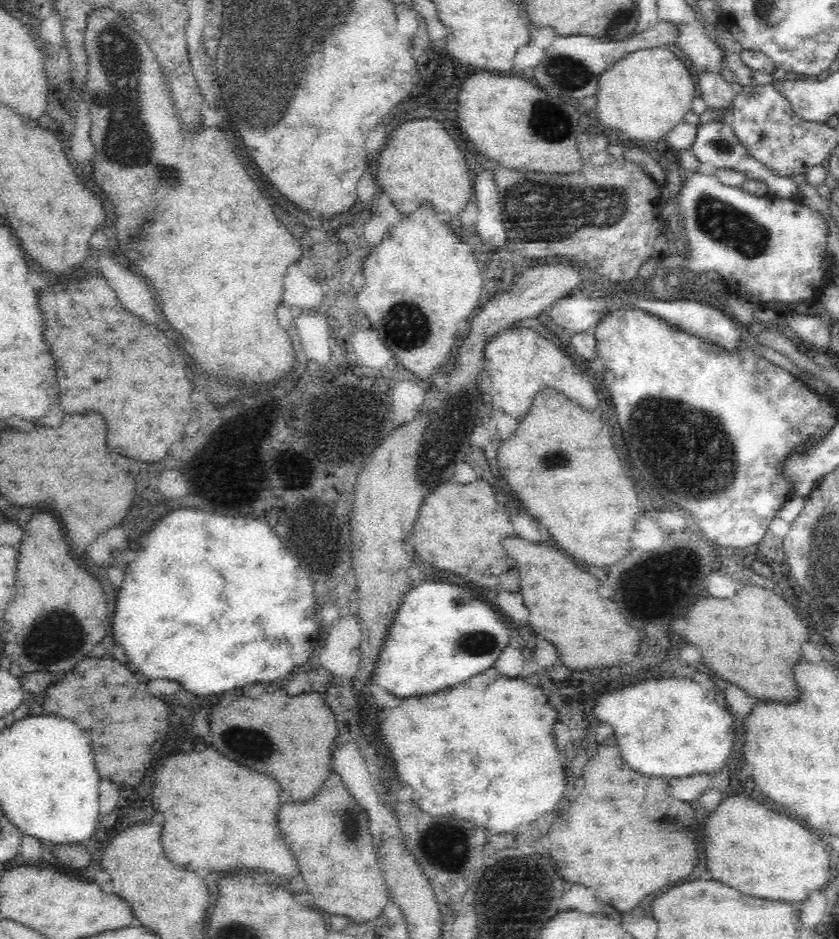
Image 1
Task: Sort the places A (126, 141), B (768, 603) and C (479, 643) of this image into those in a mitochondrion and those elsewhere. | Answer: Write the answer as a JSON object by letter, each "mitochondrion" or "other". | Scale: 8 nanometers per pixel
{"A":"mitochondrion","B":"other","C":"mitochondrion"}

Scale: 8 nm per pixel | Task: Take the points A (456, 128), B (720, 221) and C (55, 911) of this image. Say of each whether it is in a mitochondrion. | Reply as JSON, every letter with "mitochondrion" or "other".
{"A":"other","B":"mitochondrion","C":"other"}

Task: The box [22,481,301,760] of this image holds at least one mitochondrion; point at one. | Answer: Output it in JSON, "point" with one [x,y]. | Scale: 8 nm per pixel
{"point":[53,636]}

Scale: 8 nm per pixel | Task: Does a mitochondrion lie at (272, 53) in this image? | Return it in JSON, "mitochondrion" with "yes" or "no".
{"mitochondrion":"yes"}

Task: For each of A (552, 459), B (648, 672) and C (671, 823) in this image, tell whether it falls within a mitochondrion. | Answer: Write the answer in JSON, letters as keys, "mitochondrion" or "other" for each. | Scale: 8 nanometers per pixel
{"A":"mitochondrion","B":"other","C":"mitochondrion"}

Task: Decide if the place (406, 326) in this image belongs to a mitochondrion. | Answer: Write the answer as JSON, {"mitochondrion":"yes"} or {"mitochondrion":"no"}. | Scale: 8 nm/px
{"mitochondrion":"yes"}

